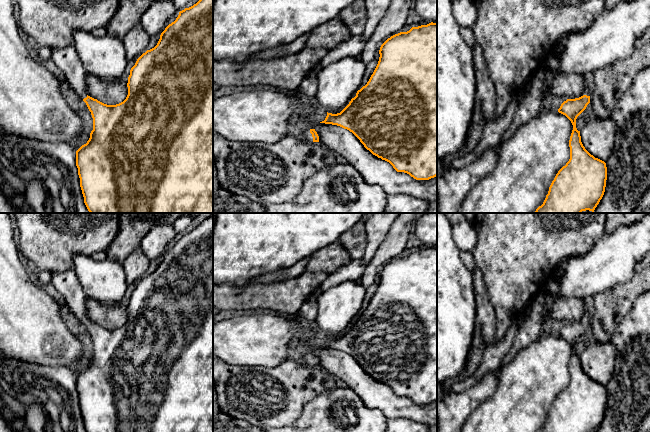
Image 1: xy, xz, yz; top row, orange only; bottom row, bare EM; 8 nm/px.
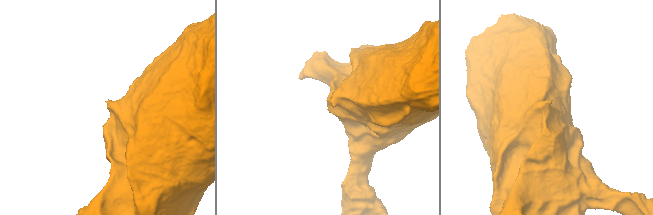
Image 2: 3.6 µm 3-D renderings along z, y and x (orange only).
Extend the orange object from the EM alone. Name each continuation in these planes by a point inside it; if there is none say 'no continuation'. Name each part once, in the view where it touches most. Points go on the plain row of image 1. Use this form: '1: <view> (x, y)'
1: xz (305, 358)

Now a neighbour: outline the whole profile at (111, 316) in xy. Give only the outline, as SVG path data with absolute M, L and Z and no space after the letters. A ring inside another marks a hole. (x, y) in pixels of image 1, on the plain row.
M88 298L85 302L87 319L107 329L123 326L128 319L128 301L104 304Z

